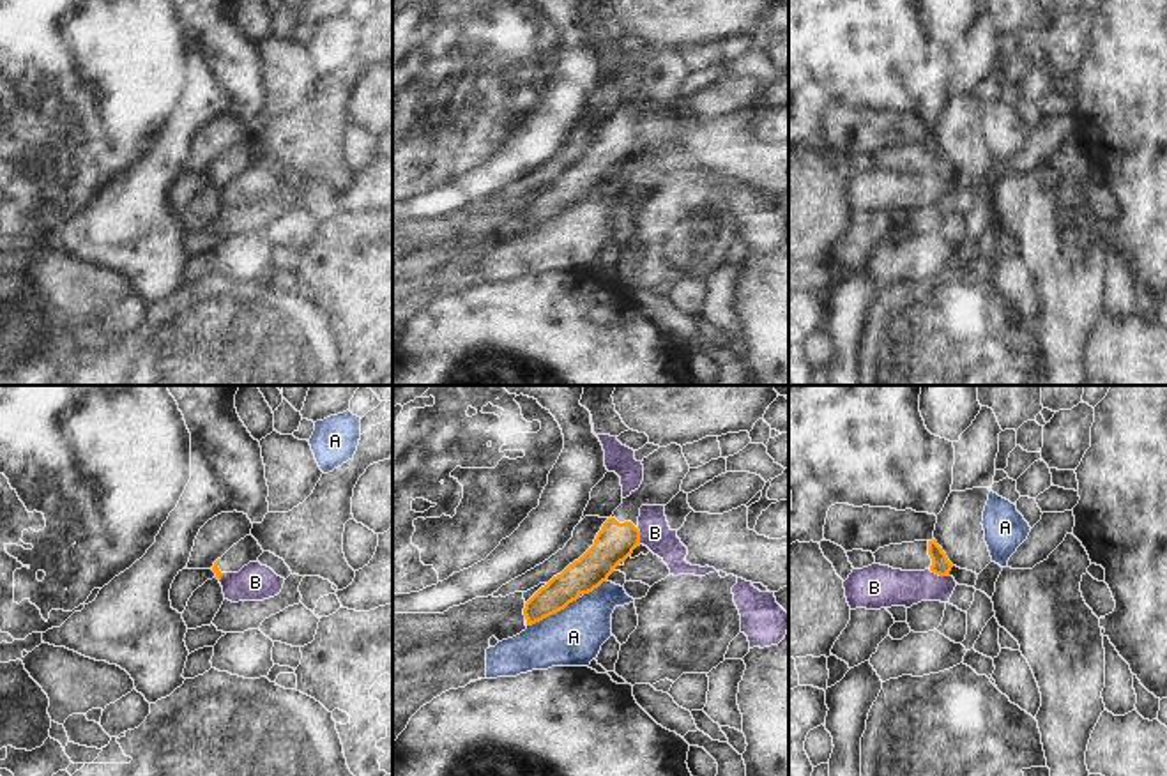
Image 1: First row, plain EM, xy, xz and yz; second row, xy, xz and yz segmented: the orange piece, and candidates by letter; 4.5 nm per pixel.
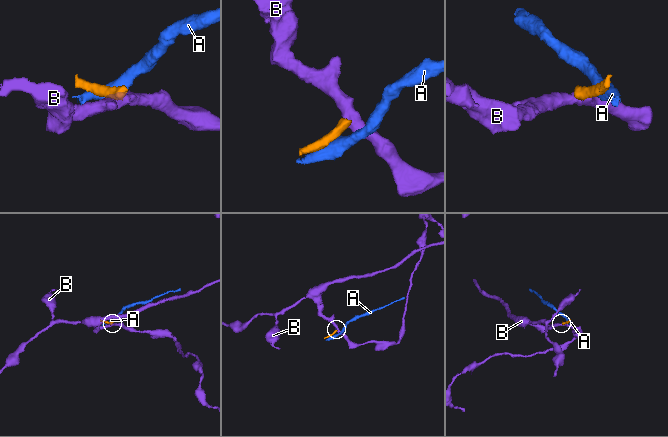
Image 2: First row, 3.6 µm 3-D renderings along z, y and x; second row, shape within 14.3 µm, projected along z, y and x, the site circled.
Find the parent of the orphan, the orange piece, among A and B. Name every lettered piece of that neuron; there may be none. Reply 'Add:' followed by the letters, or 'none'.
Add: none

